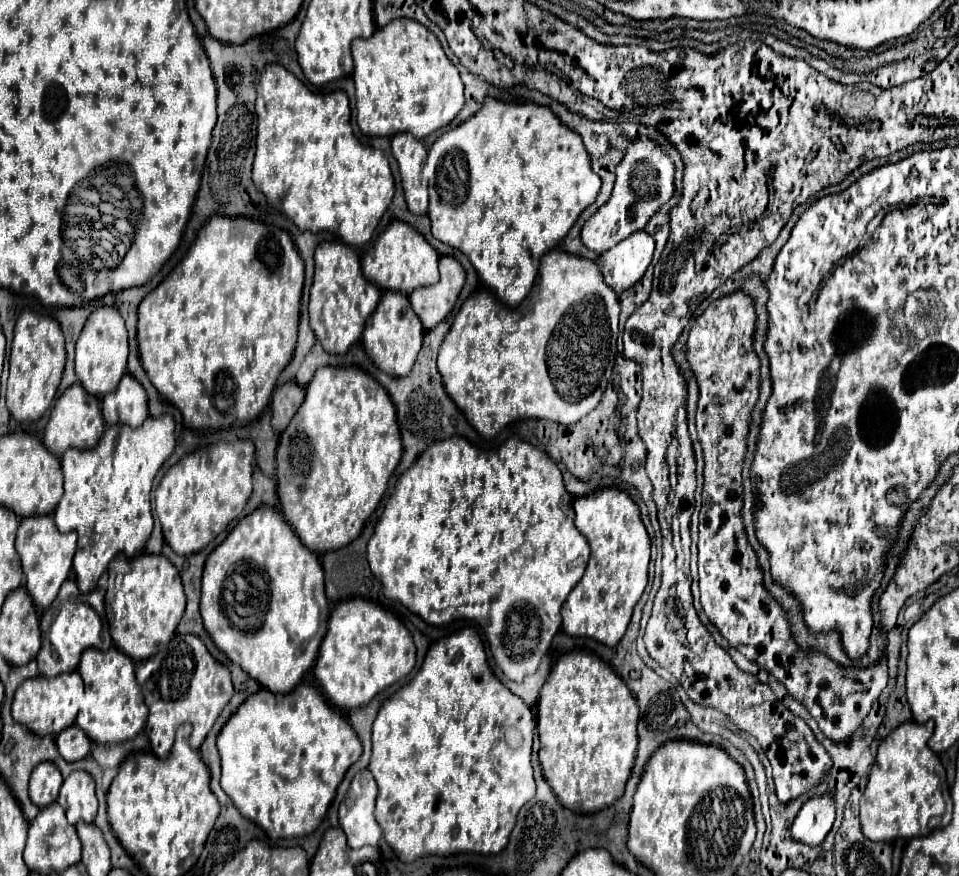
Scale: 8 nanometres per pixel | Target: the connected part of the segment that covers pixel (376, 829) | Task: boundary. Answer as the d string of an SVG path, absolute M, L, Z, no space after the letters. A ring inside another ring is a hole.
M368 770L354 776L342 804L340 804L340 828L348 838L348 846L358 850L362 846L376 846L382 838L380 824L374 818L376 782Z

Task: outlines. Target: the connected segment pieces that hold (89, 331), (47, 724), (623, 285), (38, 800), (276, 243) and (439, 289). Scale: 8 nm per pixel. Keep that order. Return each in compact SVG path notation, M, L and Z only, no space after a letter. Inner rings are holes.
M104 306L94 310L76 342L78 382L86 388L86 392L90 392L96 398L114 392L114 388L118 388L122 376L126 374L126 360L128 360L128 334L118 308Z
M76 670L64 672L54 678L46 678L46 676L30 678L24 680L14 694L12 716L16 722L24 724L36 736L58 736L58 732L70 728L70 724L76 722L78 700L82 694L84 694L84 684L82 684L82 676Z
M638 230L614 248L602 252L596 264L602 268L604 282L616 294L620 294L632 288L644 276L646 268L652 262L652 254L654 238L648 232Z
M52 762L38 764L38 768L34 768L30 778L30 800L38 808L46 808L48 804L56 802L60 786L62 786L62 774L58 772L58 768L54 768Z
M212 216L204 228L198 232L196 242L184 256L184 260L154 288L138 308L138 350L140 350L140 360L142 366L158 390L158 394L172 402L184 418L184 424L192 430L220 430L220 428L230 428L234 424L250 424L256 420L262 410L268 406L272 398L272 390L276 386L276 380L280 372L286 368L290 362L294 348L296 348L296 334L298 334L298 318L300 318L300 296L302 296L302 286L304 286L304 262L286 230L280 230L276 226L266 226L258 220L250 218L226 218L226 216Z
M452 256L440 258L440 280L430 288L416 288L408 298L418 314L424 330L434 328L454 308L458 294L464 286L466 272Z

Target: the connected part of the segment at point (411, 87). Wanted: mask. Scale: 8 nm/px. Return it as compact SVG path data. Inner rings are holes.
M392 20L370 38L352 44L358 126L366 136L408 132L414 138L448 126L464 108L464 84L458 68L448 60L438 38L416 20Z

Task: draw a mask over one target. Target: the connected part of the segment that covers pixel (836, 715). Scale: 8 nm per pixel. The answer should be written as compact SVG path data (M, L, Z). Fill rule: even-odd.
M818 654L818 726L830 740L846 740L866 718L872 702L886 686L886 662L880 660L872 668L840 668L826 654Z

